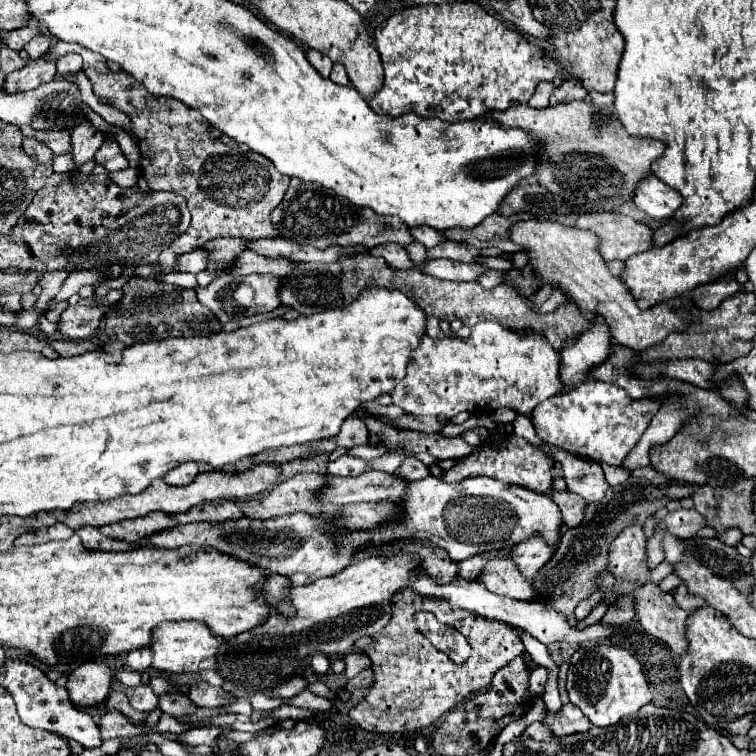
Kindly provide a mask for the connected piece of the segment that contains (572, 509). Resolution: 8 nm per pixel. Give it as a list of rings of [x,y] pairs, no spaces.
[[[549,489],[547,495],[557,503],[557,507],[561,509],[563,515],[563,523],[567,527],[575,527],[579,525],[579,521],[583,519],[583,509],[587,505],[587,501],[583,497],[579,497],[577,493],[571,491],[557,491],[557,489]]]

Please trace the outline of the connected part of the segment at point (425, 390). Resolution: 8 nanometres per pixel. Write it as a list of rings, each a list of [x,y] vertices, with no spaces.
[[[493,321],[477,323],[469,335],[469,339],[431,339],[423,337],[419,351],[415,351],[411,365],[407,367],[405,379],[391,393],[393,405],[401,407],[405,413],[423,417],[423,415],[445,415],[453,419],[461,411],[469,413],[491,413],[495,409],[507,407],[519,415],[529,417],[531,411],[545,399],[561,393],[563,381],[559,377],[559,355],[541,335],[521,337],[507,327],[501,327]]]

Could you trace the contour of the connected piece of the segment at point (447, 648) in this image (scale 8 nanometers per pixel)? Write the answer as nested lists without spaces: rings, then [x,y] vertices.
[[[429,611],[415,613],[415,625],[439,651],[443,651],[457,665],[461,665],[469,659],[471,647],[469,647],[467,639],[453,627],[439,623],[433,613],[429,613]]]

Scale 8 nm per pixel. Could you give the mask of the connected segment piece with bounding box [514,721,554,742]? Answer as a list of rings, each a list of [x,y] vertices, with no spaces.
[[[536,721],[532,723],[529,727],[527,727],[523,734],[520,737],[516,738],[514,741],[518,741],[523,737],[531,737],[535,740],[548,742],[553,738],[553,736],[554,735],[547,725],[543,724],[540,721]]]

